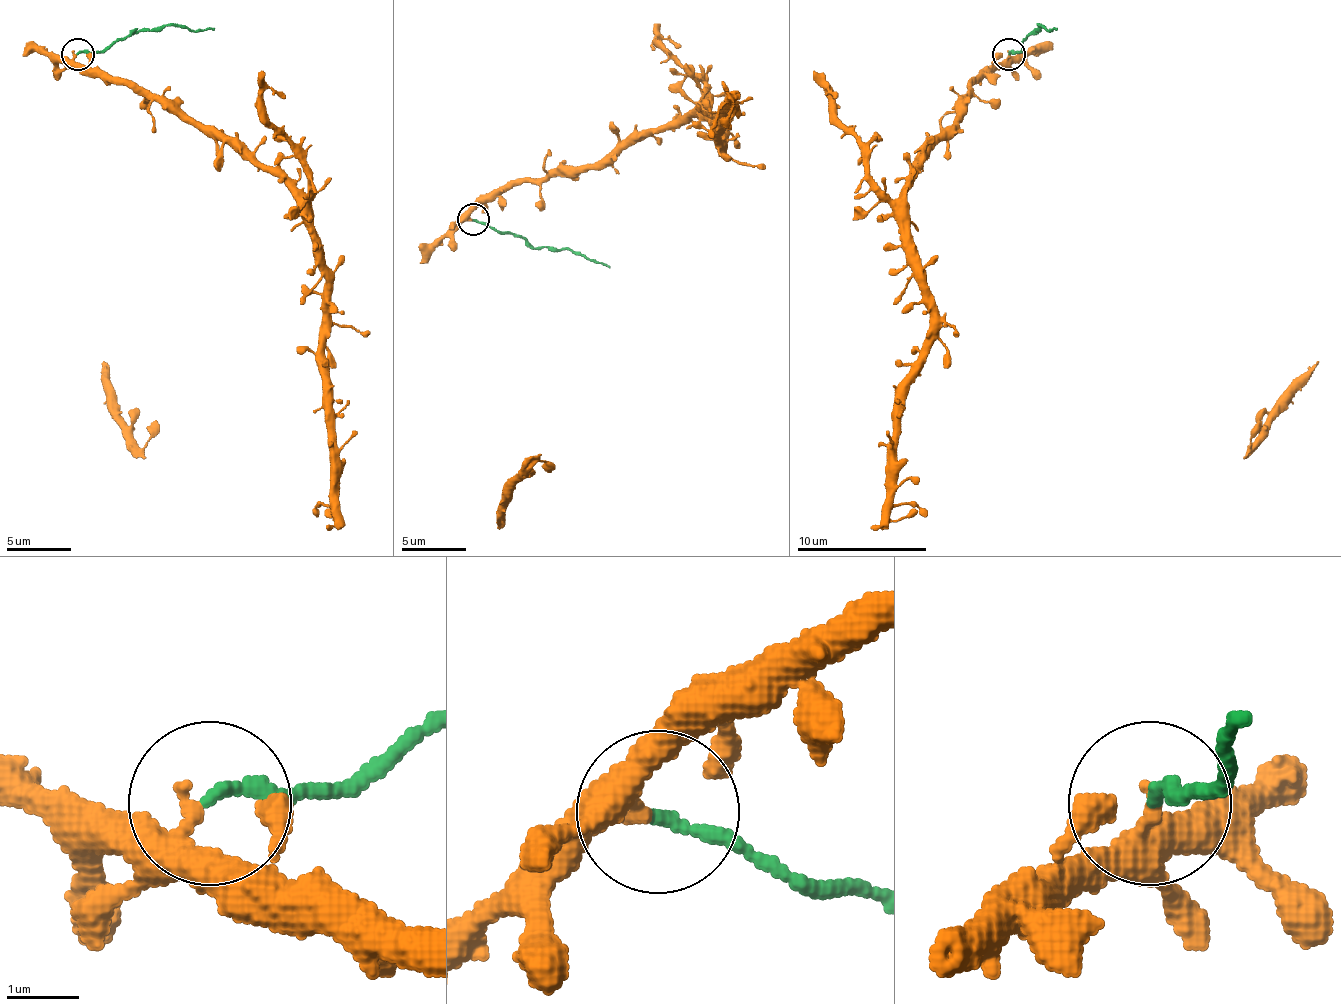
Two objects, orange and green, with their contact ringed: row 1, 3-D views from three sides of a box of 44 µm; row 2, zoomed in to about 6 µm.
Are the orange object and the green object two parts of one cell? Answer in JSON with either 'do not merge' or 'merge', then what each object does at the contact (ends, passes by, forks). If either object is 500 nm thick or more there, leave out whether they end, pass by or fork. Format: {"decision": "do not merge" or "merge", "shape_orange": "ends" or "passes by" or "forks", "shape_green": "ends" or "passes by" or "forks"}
{"decision": "do not merge", "shape_orange": "passes by", "shape_green": "ends"}

